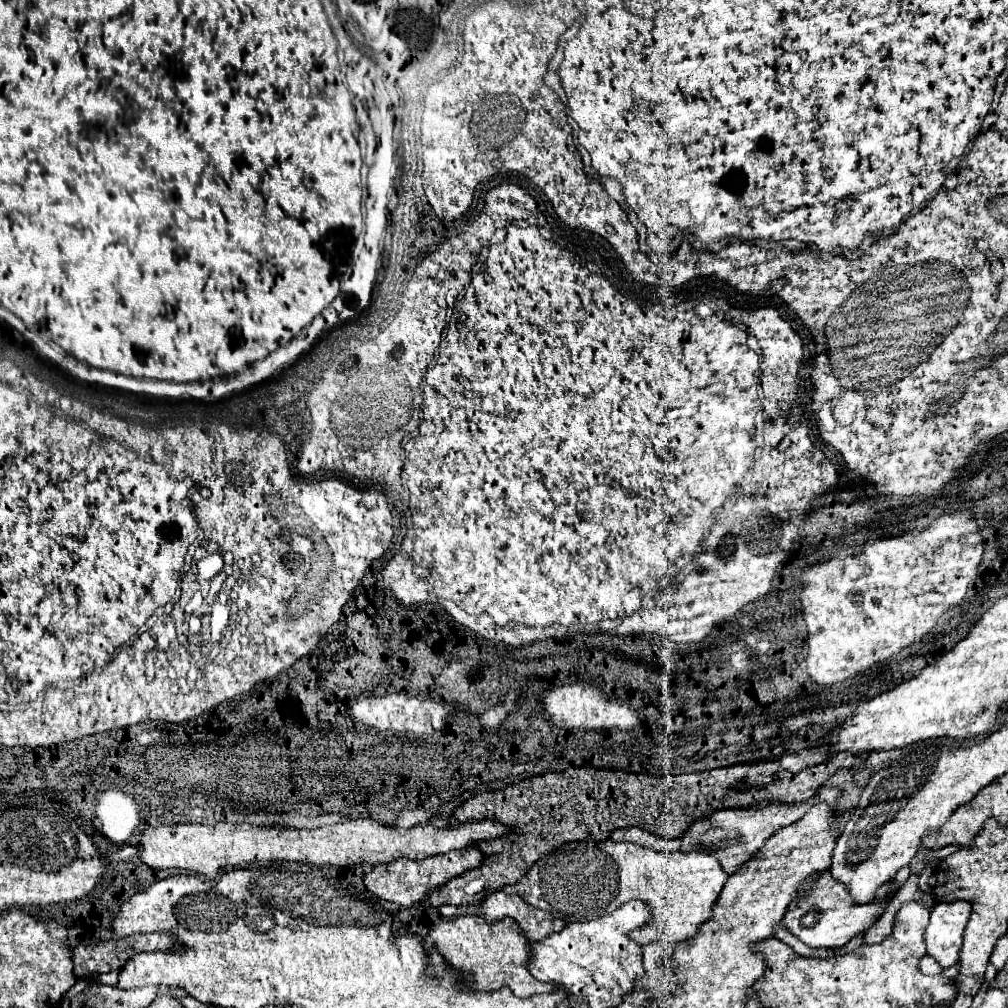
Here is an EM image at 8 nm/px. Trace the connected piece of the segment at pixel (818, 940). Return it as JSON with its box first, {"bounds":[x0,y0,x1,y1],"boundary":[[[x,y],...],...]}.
{"bounds":[784,871,894,949],"boundary":[[[826,871],[816,879],[814,885],[804,885],[804,913],[798,905],[790,907],[784,917],[784,925],[790,929],[792,935],[796,935],[808,947],[830,947],[830,949],[842,947],[854,935],[866,931],[870,925],[876,923],[876,919],[884,911],[880,903],[888,899],[892,889],[894,889],[892,883],[886,883],[876,891],[874,899],[868,905],[856,905],[846,893],[846,887],[840,885],[836,879],[832,879],[830,871]]]}

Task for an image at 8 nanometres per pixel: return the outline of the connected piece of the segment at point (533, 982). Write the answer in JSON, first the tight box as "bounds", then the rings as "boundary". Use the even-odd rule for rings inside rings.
{"bounds":[426,915,560,997],"boundary":[[[464,915],[452,921],[442,921],[428,933],[426,947],[430,945],[434,945],[450,965],[472,973],[474,985],[480,991],[494,991],[502,985],[508,985],[520,997],[534,997],[560,989],[560,985],[542,983],[530,973],[530,939],[524,937],[522,929],[518,929],[518,923],[514,919],[486,923],[478,915]]]}

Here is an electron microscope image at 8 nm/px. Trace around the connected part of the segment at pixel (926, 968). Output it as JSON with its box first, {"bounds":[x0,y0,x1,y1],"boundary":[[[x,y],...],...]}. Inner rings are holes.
{"bounds":[920,955,942,975],"boundary":[[[924,955],[922,961],[920,961],[920,971],[922,971],[924,975],[938,975],[938,973],[942,971],[942,967],[940,967],[930,955]]]}

